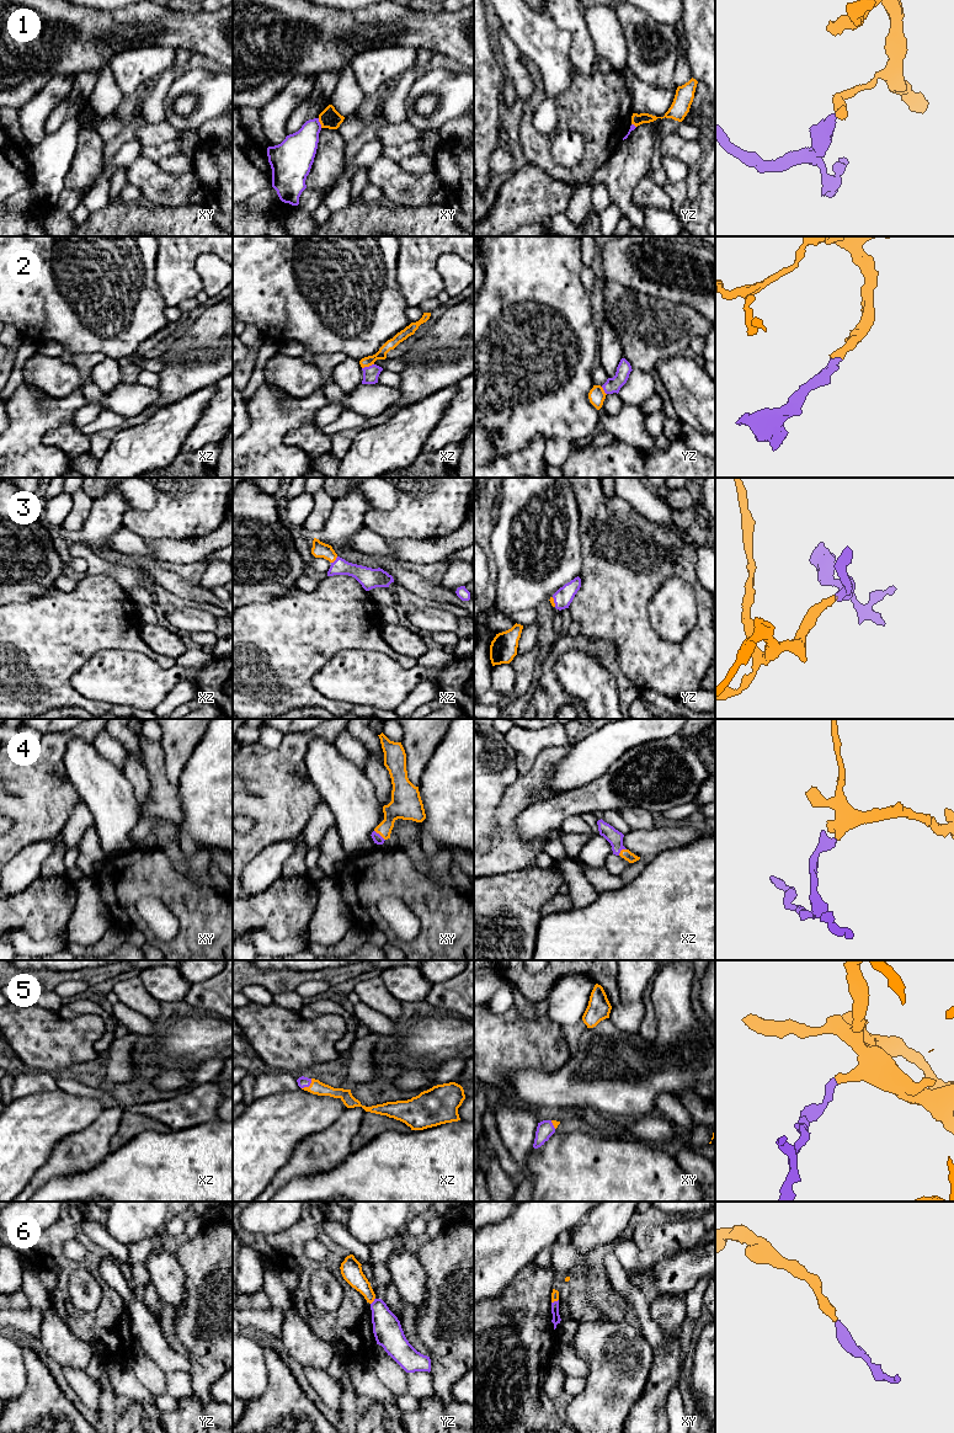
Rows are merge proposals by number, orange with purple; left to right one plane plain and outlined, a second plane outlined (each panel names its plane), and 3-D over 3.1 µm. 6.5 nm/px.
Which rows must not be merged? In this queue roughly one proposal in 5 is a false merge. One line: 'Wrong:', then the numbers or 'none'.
Wrong: 1

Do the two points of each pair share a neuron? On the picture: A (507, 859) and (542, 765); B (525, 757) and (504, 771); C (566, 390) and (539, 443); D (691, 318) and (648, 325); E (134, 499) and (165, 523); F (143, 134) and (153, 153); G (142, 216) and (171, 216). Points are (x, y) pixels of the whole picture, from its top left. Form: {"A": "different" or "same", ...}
{"A": "same", "B": "different", "C": "different", "D": "same", "E": "different", "F": "different", "G": "same"}

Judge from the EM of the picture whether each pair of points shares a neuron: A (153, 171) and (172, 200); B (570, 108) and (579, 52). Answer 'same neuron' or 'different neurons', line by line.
A: same neuron
B: different neurons

